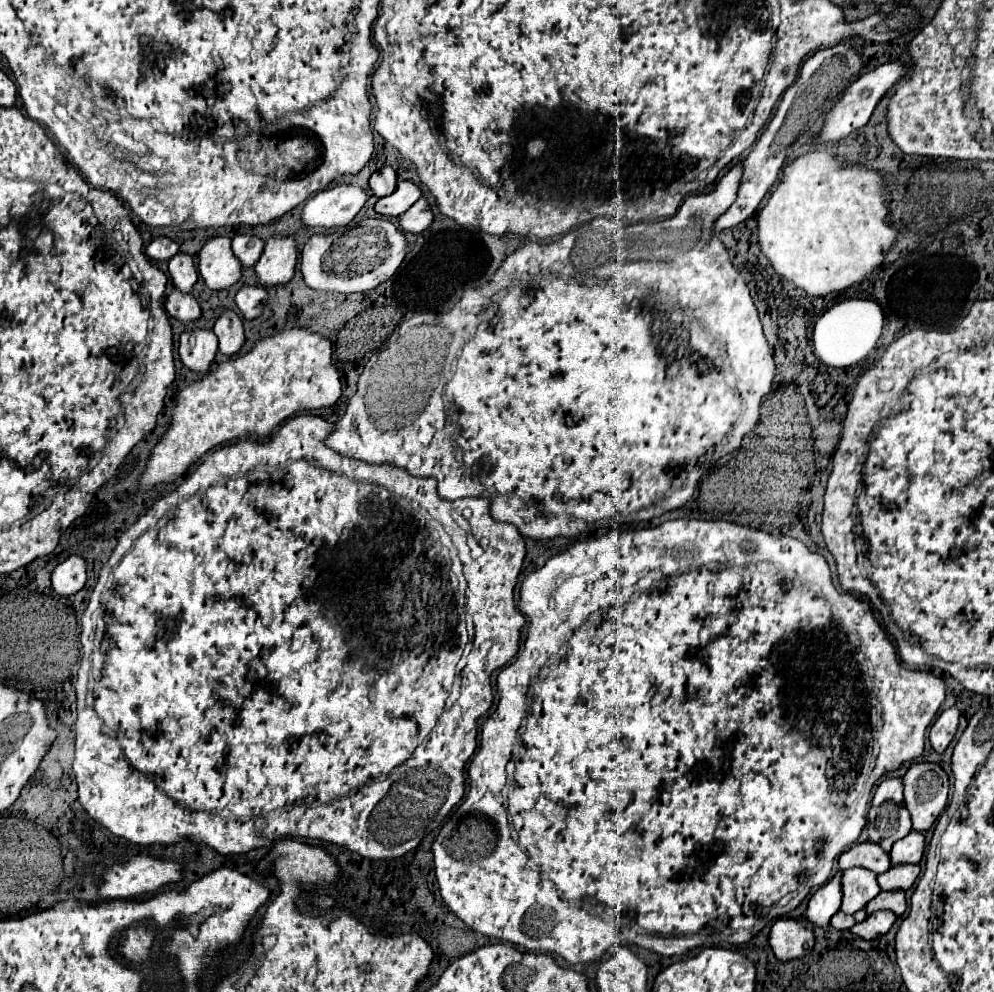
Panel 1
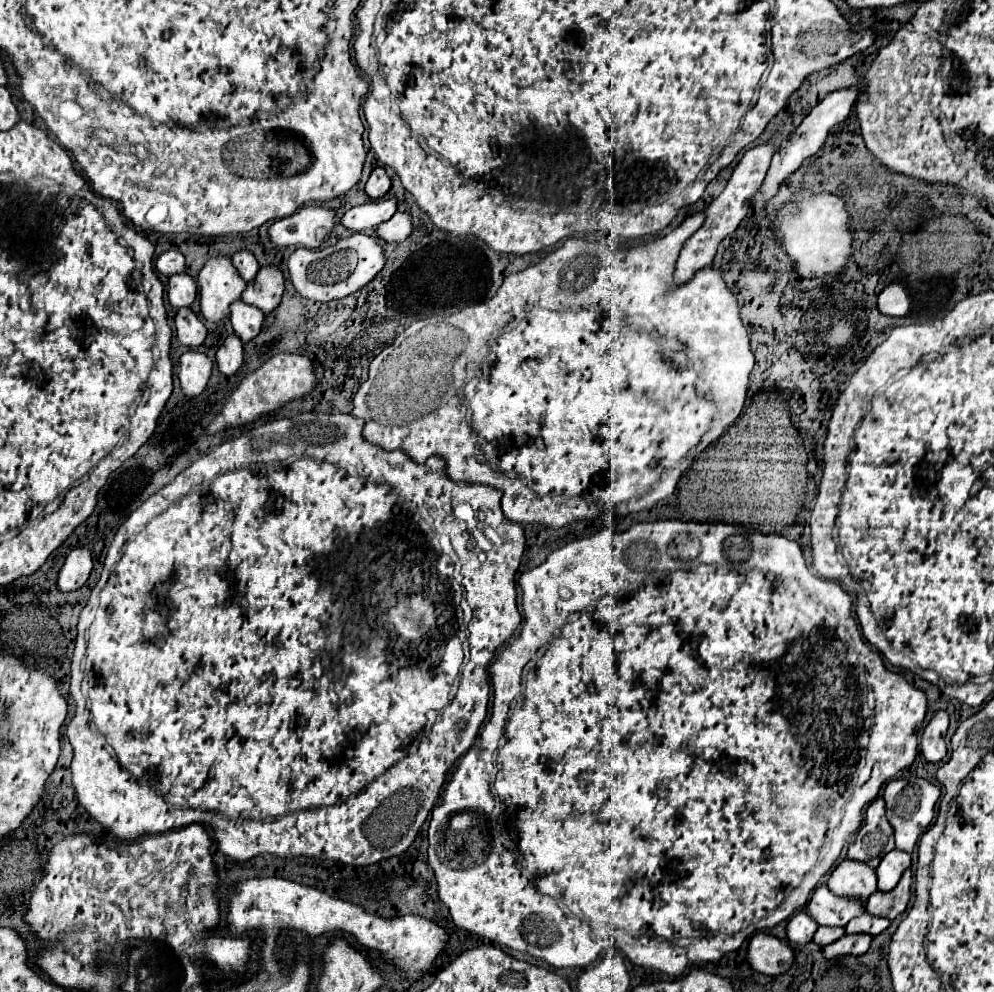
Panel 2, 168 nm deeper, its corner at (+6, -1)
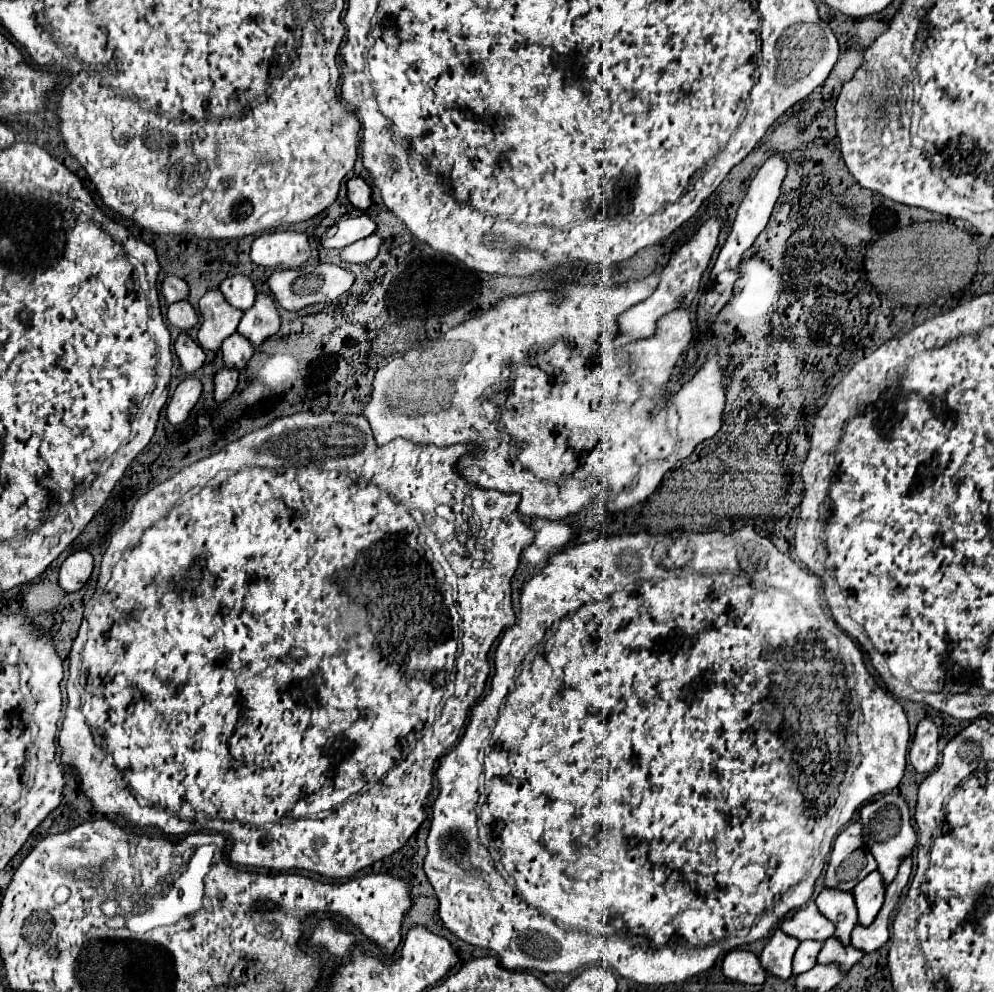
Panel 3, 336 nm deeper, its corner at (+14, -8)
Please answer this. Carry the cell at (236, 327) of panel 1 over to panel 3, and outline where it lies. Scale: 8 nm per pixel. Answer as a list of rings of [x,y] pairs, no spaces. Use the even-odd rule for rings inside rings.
[[[221,369],[215,375],[215,401],[223,403],[231,397],[231,393],[237,389],[239,373],[235,369]]]

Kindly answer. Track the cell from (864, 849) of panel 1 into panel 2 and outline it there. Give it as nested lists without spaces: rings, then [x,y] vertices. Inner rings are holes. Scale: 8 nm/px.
[[[841,860],[837,868],[831,872],[827,886],[839,896],[859,896],[863,900],[869,898],[873,890],[877,890],[877,874],[865,862]]]

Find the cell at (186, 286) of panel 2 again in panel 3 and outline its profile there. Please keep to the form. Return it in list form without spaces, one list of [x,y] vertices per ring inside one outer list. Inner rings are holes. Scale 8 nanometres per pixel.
[[[179,301],[179,303],[169,305],[169,309],[167,309],[167,321],[173,327],[189,333],[199,323],[199,317],[197,317],[195,309],[189,305],[189,301]]]

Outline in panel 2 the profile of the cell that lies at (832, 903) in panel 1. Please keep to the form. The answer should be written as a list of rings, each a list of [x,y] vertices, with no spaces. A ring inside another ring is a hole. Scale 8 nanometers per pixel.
[[[801,910],[797,912],[789,924],[787,924],[787,938],[789,938],[789,944],[793,948],[801,948],[805,946],[807,942],[811,942],[815,930],[819,928],[819,924],[809,916],[807,910]]]

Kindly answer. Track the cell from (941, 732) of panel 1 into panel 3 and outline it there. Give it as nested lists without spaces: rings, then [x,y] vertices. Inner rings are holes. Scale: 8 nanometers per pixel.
[[[923,719],[915,729],[915,737],[909,749],[909,761],[917,773],[929,773],[937,765],[937,739],[939,733],[935,723],[931,719]]]

